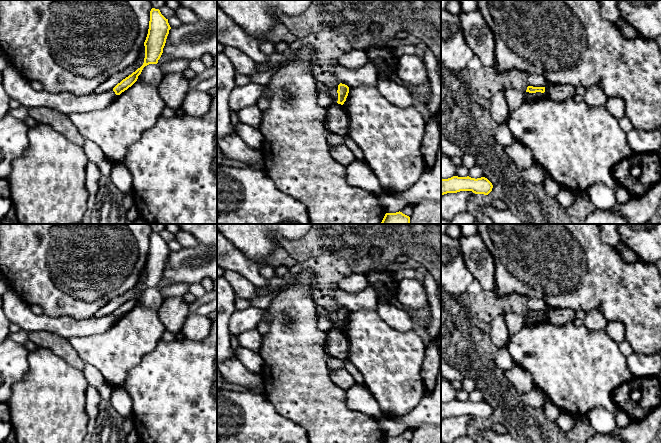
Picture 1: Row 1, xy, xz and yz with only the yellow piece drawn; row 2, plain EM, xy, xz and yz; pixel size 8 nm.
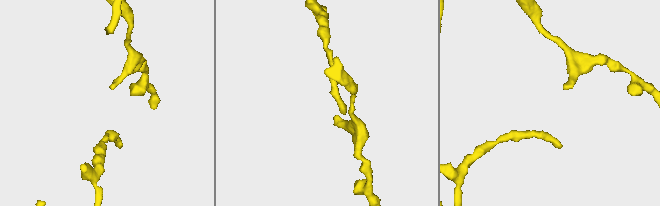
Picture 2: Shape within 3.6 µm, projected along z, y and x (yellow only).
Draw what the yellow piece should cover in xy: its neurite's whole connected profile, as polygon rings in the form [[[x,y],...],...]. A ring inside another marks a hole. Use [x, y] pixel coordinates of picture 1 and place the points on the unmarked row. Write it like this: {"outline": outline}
{"outline": [[[152,232],[150,235],[148,258],[144,266],[144,287],[140,292],[123,303],[113,312],[116,319],[120,319],[122,316],[131,311],[137,305],[138,300],[141,298],[145,290],[158,287],[158,284],[163,277],[163,272],[170,253],[171,251],[168,247],[168,243],[161,238],[159,233]]]}

